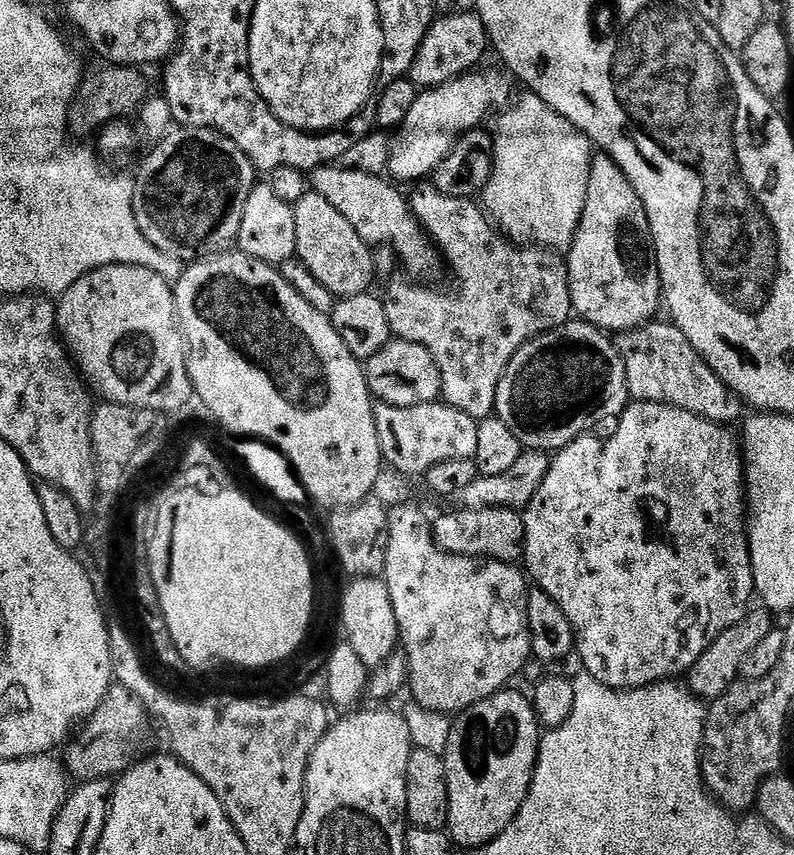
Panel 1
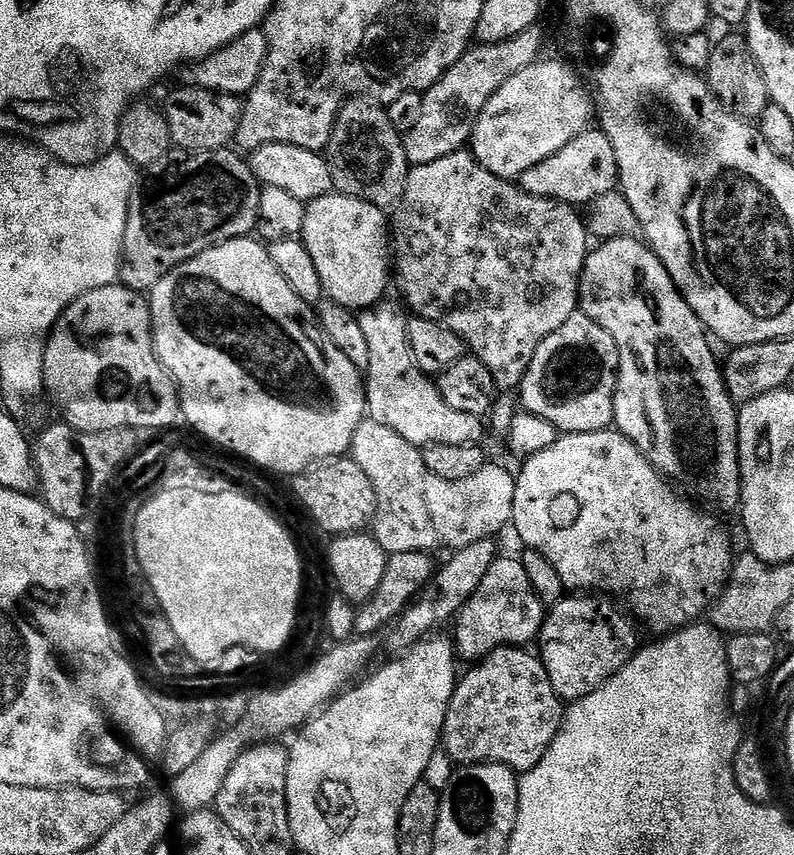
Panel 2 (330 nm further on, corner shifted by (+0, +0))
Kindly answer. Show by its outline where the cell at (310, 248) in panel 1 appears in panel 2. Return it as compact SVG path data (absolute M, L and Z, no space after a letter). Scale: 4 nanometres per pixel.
M333 190L327 196L307 201L302 239L306 250L310 250L310 258L314 258L314 266L318 269L318 278L322 278L327 299L349 310L363 310L385 297L383 294L388 284L390 288L390 220L385 209Z

